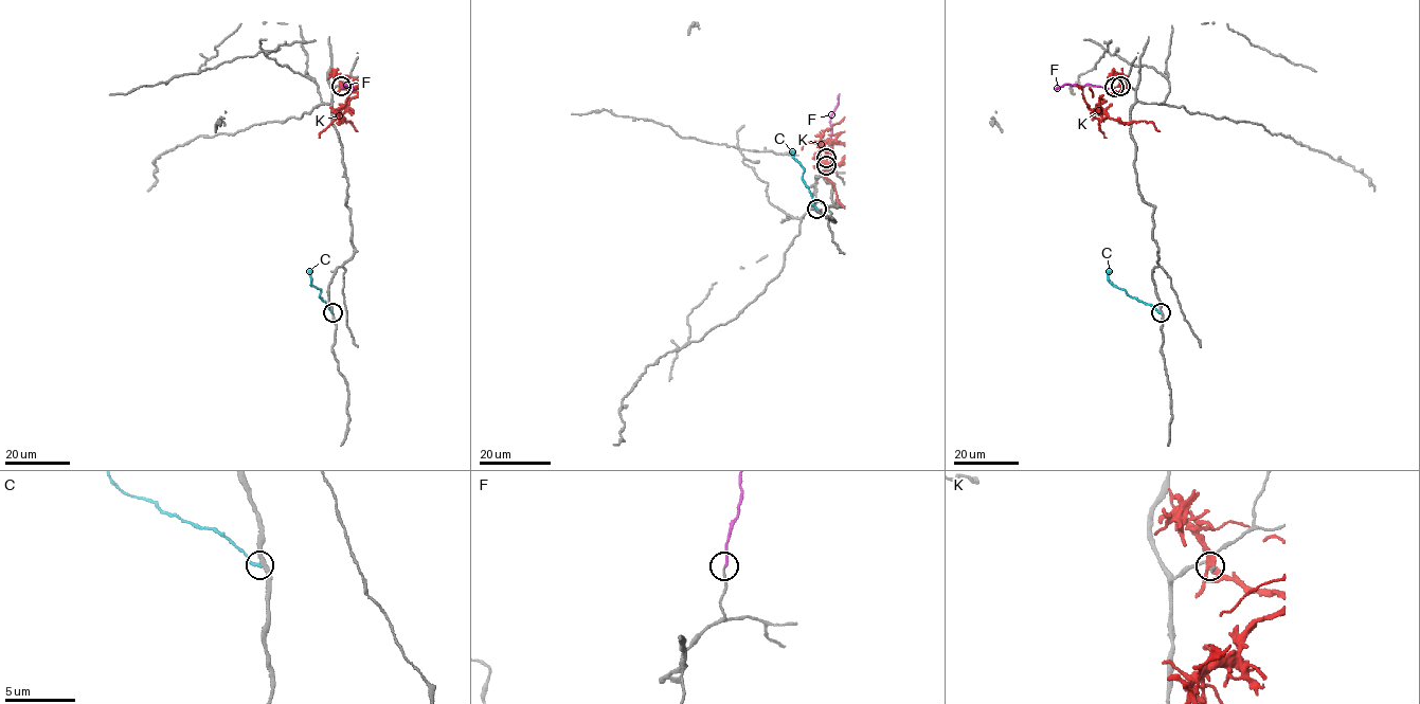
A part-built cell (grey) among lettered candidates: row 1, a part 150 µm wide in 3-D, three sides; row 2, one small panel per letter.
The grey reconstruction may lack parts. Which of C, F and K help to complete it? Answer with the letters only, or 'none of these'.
F

